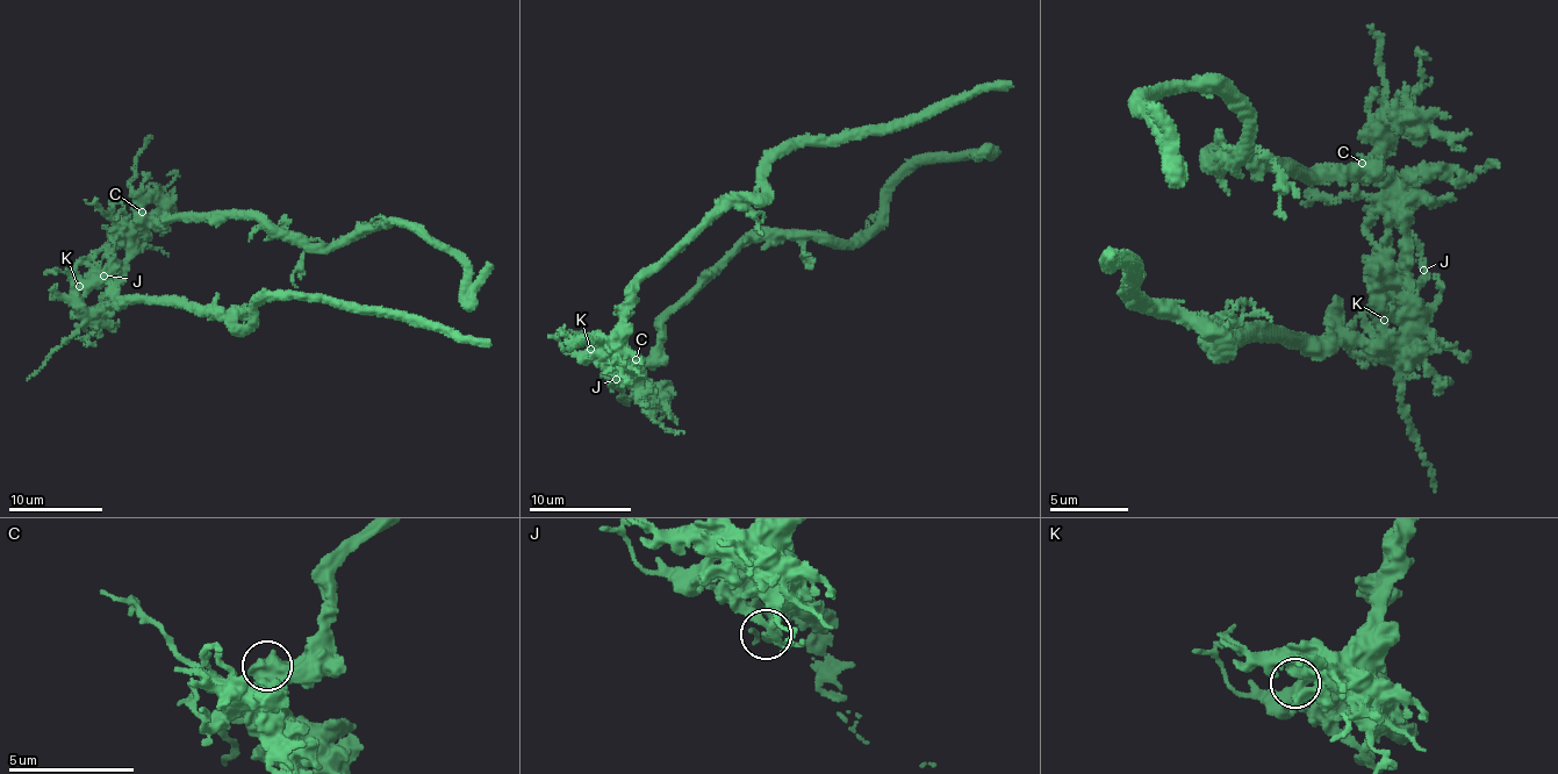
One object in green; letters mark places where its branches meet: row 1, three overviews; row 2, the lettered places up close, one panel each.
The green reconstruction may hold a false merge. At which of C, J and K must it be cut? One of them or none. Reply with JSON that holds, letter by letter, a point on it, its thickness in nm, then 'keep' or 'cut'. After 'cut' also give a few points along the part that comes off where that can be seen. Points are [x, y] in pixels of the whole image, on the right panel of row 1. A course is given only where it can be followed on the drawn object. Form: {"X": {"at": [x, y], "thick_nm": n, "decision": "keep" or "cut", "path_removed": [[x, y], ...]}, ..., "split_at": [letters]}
{"C": {"at": [1362, 163], "thick_nm": 600, "decision": "keep"}, "J": {"at": [1423, 270], "thick_nm": 200, "decision": "cut", "path_removed": [[1424, 271], [1381, 305], [1384, 353], [1263, 323], [1221, 338], [1154, 310], [1134, 294], [1141, 262], [1114, 255]]}, "K": {"at": [1384, 320], "thick_nm": 550, "decision": "keep"}, "split_at": ["J"]}

